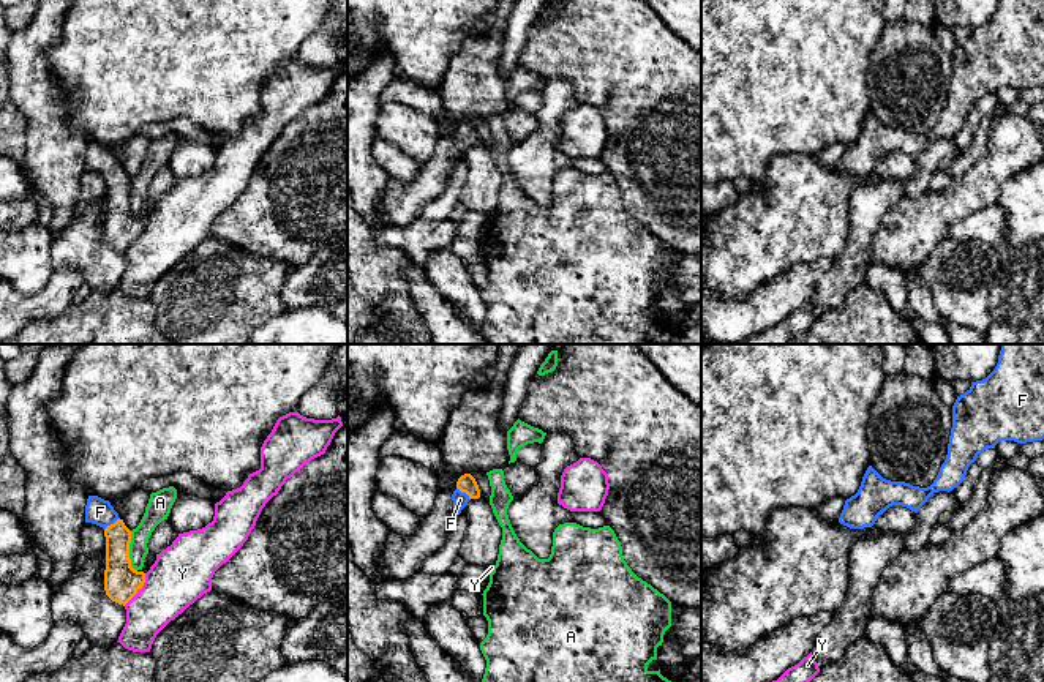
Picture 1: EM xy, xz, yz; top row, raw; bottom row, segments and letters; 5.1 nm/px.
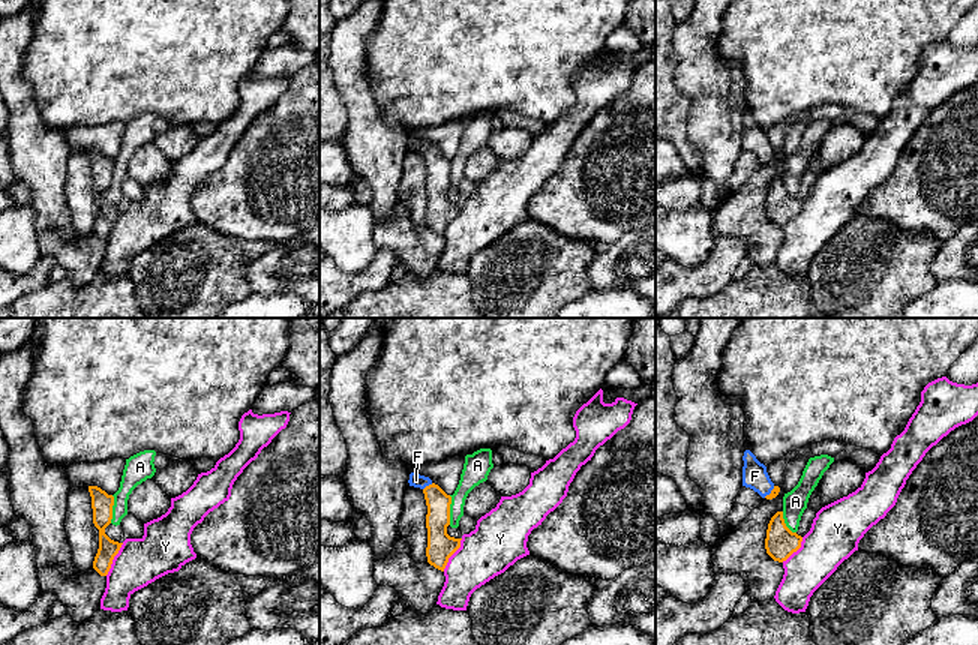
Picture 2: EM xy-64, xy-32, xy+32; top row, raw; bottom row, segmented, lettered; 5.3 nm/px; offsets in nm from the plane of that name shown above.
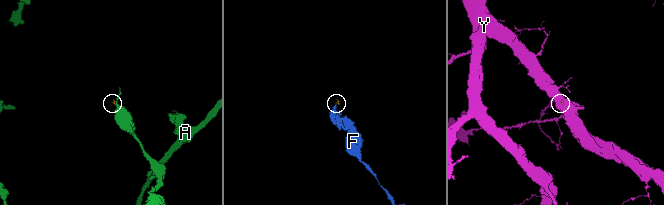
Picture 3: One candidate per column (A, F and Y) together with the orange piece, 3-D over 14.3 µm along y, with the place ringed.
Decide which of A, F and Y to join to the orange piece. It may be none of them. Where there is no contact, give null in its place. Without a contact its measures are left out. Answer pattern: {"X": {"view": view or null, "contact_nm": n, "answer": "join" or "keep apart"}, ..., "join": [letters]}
{"A": {"view": "xy", "contact_nm": 220, "answer": "keep apart"}, "F": {"view": "xz", "contact_nm": 100, "answer": "join"}, "Y": {"view": "xy", "contact_nm": 200, "answer": "keep apart"}, "join": ["F"]}

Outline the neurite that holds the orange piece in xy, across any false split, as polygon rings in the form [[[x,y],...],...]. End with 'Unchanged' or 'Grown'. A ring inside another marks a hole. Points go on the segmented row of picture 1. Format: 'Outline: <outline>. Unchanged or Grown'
Outline: [[[88,496],[87,499],[85,523],[104,529],[104,590],[112,601],[125,606],[145,583],[145,573],[131,567],[131,530],[125,526],[123,519],[118,518],[111,502],[98,496]]]. Grown

